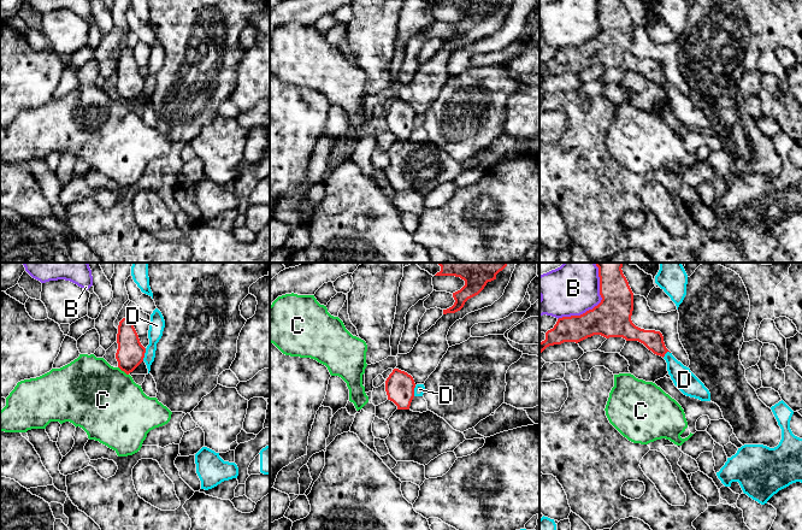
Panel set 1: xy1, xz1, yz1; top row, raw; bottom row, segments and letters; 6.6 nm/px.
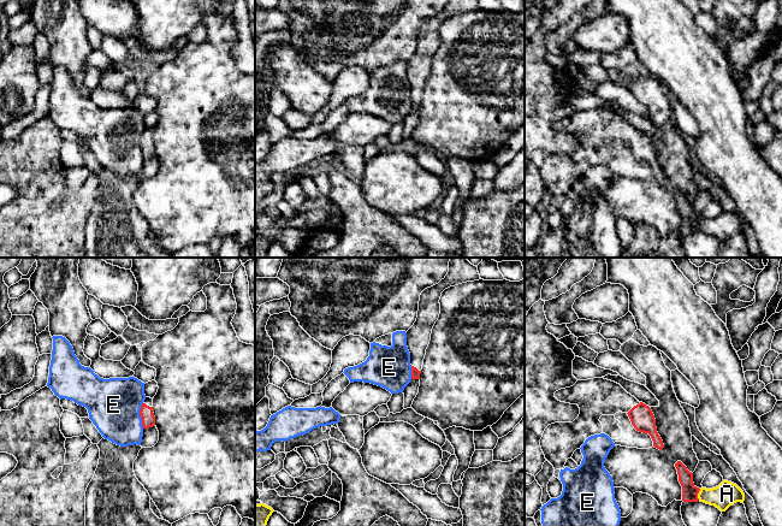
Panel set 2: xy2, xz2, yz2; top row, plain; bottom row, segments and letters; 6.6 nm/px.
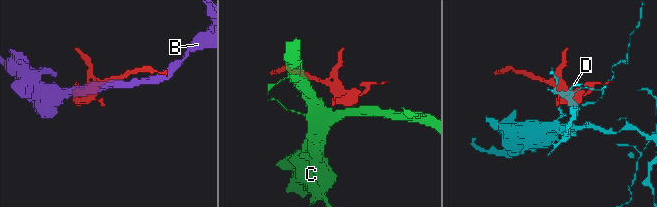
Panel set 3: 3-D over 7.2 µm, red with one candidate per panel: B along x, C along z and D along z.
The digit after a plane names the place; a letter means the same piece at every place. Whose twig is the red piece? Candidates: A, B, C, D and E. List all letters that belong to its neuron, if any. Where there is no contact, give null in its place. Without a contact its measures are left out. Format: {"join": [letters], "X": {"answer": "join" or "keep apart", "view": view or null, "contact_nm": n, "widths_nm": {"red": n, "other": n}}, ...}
{"join": [], "A": {"answer": "keep apart", "view": "yz2", "contact_nm": 80, "widths_nm": {"red": 110, "other": 160}}, "B": {"answer": "keep apart", "view": "yz1", "contact_nm": 440, "widths_nm": {"red": 260, "other": 320}}, "C": {"answer": "keep apart", "view": "xy1", "contact_nm": 90, "widths_nm": {"red": 190, "other": 460}}, "D": {"answer": "keep apart", "view": "xy1", "contact_nm": 90, "widths_nm": {"red": 190, "other": 100}}, "E": {"answer": "keep apart", "view": "xy2", "contact_nm": 180, "widths_nm": {"red": 100, "other": 360}}}

